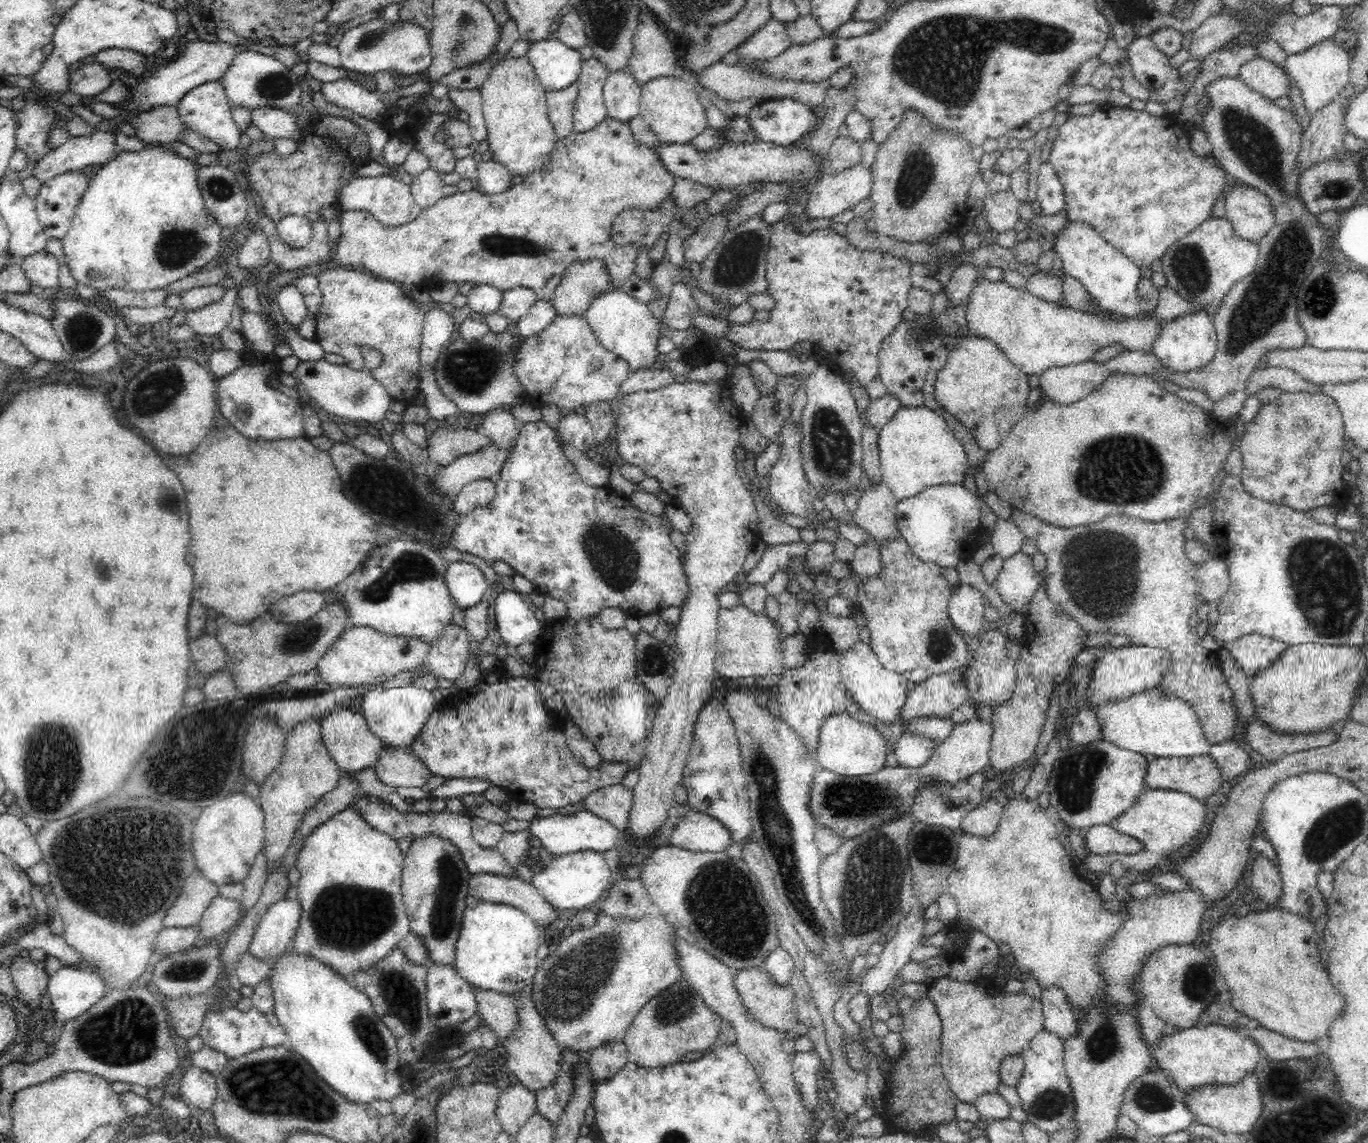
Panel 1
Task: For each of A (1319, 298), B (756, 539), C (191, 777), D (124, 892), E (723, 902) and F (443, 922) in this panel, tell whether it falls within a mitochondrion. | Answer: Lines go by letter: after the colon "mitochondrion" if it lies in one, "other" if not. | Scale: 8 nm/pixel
A: mitochondrion
B: other
C: mitochondrion
D: mitochondrion
E: mitochondrion
F: mitochondrion

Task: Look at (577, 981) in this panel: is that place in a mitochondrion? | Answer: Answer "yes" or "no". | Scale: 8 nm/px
yes

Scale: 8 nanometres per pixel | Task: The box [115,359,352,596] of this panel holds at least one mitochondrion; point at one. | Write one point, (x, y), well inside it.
(160, 390)

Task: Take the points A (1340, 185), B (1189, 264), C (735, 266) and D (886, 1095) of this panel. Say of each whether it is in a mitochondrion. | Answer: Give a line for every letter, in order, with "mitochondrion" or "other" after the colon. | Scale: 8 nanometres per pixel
A: mitochondrion
B: mitochondrion
C: mitochondrion
D: other

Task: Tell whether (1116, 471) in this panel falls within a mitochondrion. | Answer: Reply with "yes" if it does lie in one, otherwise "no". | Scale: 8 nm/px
yes

